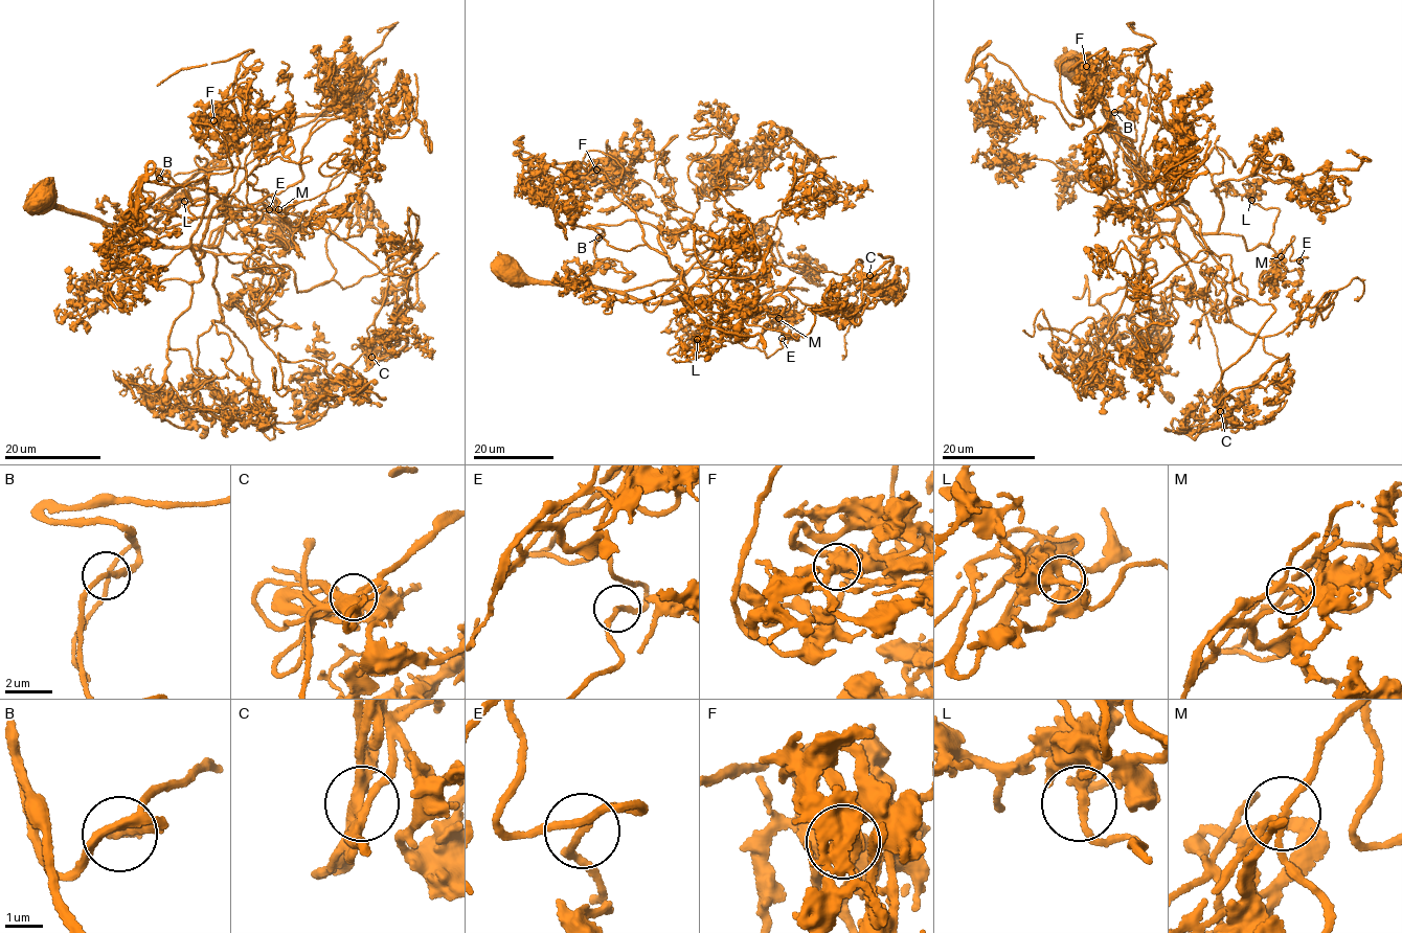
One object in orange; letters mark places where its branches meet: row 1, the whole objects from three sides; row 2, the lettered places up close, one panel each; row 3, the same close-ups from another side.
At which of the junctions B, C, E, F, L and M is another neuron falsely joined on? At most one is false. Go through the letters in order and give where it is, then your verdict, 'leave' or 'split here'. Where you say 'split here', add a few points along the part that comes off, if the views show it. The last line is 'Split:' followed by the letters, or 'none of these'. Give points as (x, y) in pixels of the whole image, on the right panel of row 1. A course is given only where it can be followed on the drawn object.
B: place (1114, 112); leave
C: place (1220, 411); leave
E: place (1299, 260); leave
F: place (1086, 66); leave
L: place (1251, 200); leave
M: place (1281, 256); leave
Split: none of these

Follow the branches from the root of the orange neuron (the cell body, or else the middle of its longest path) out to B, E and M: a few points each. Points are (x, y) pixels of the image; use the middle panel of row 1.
B: (502, 266), (622, 291), (721, 258), (713, 248), (686, 255), (677, 230), (634, 220), (591, 226), (598, 236)
E: (502, 266), (622, 291), (749, 274), (739, 249), (682, 296), (732, 343), (782, 338)
M: (502, 266), (622, 291), (706, 259), (749, 274), (739, 249), (682, 296), (767, 357), (778, 318)

